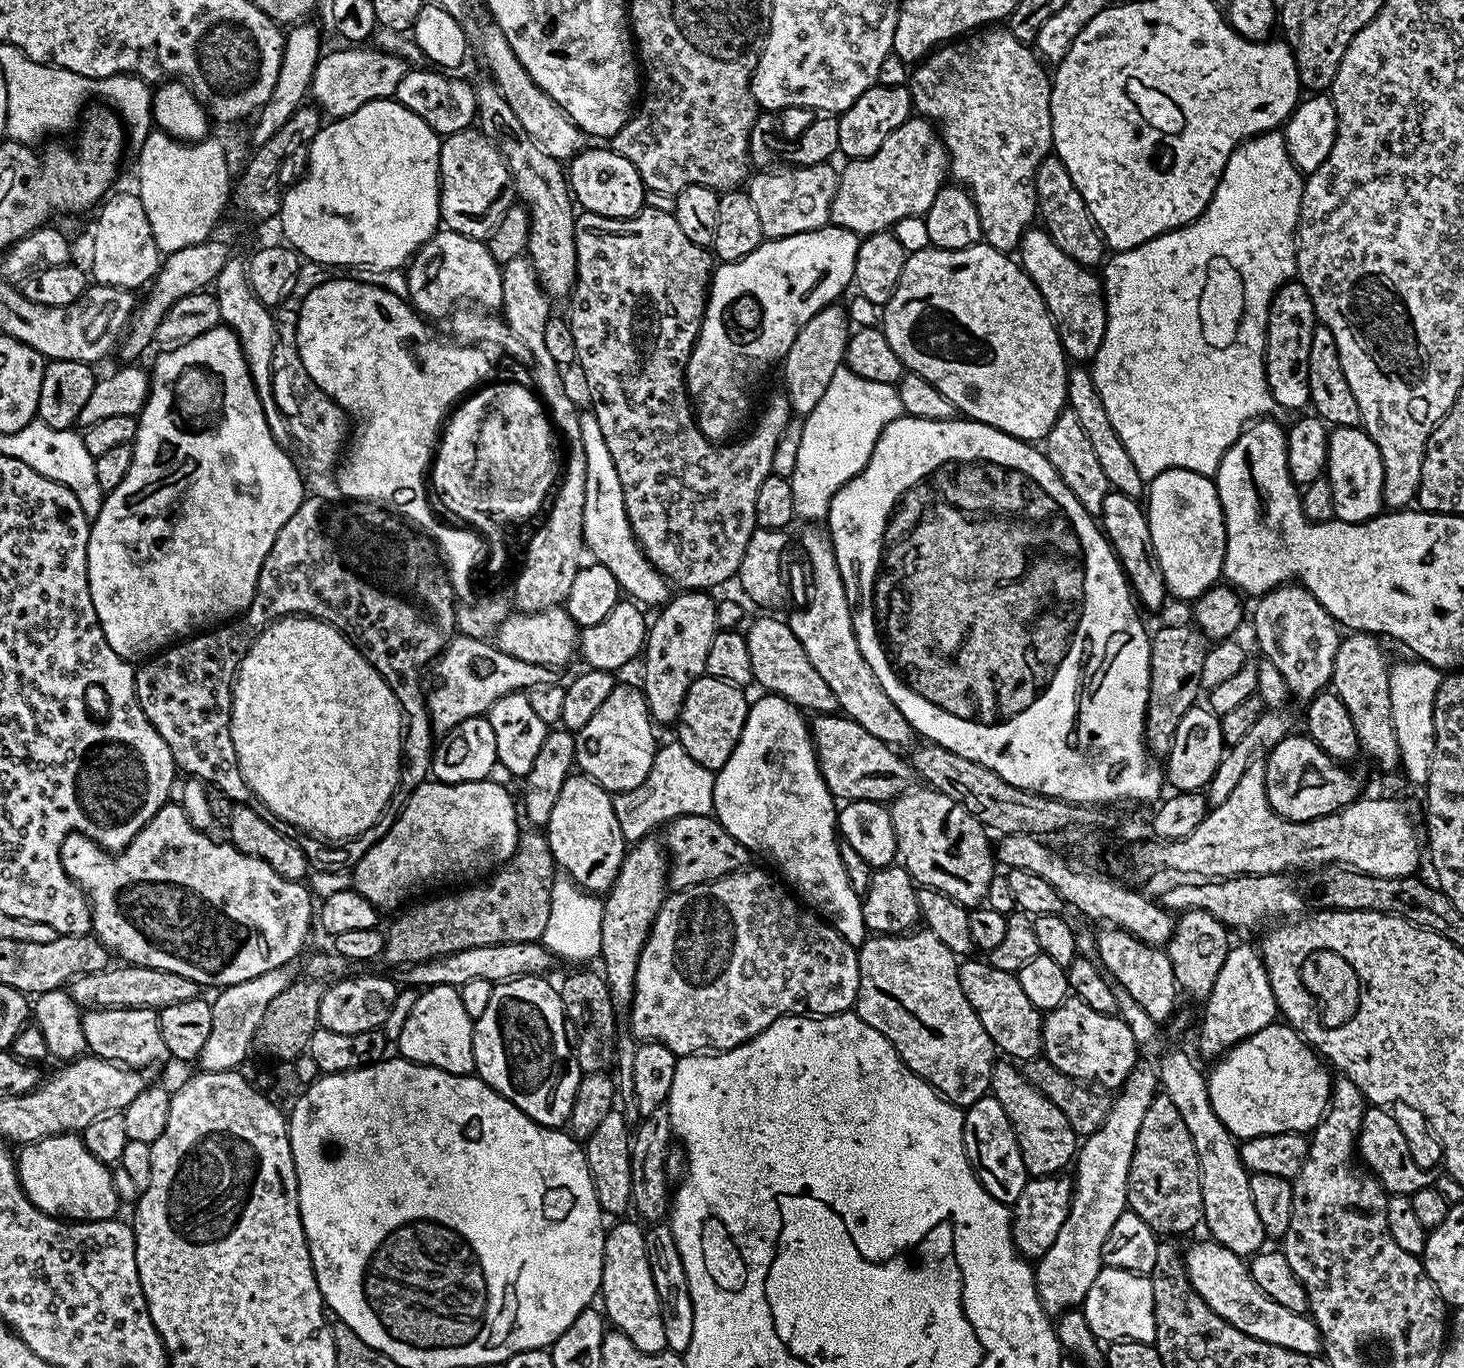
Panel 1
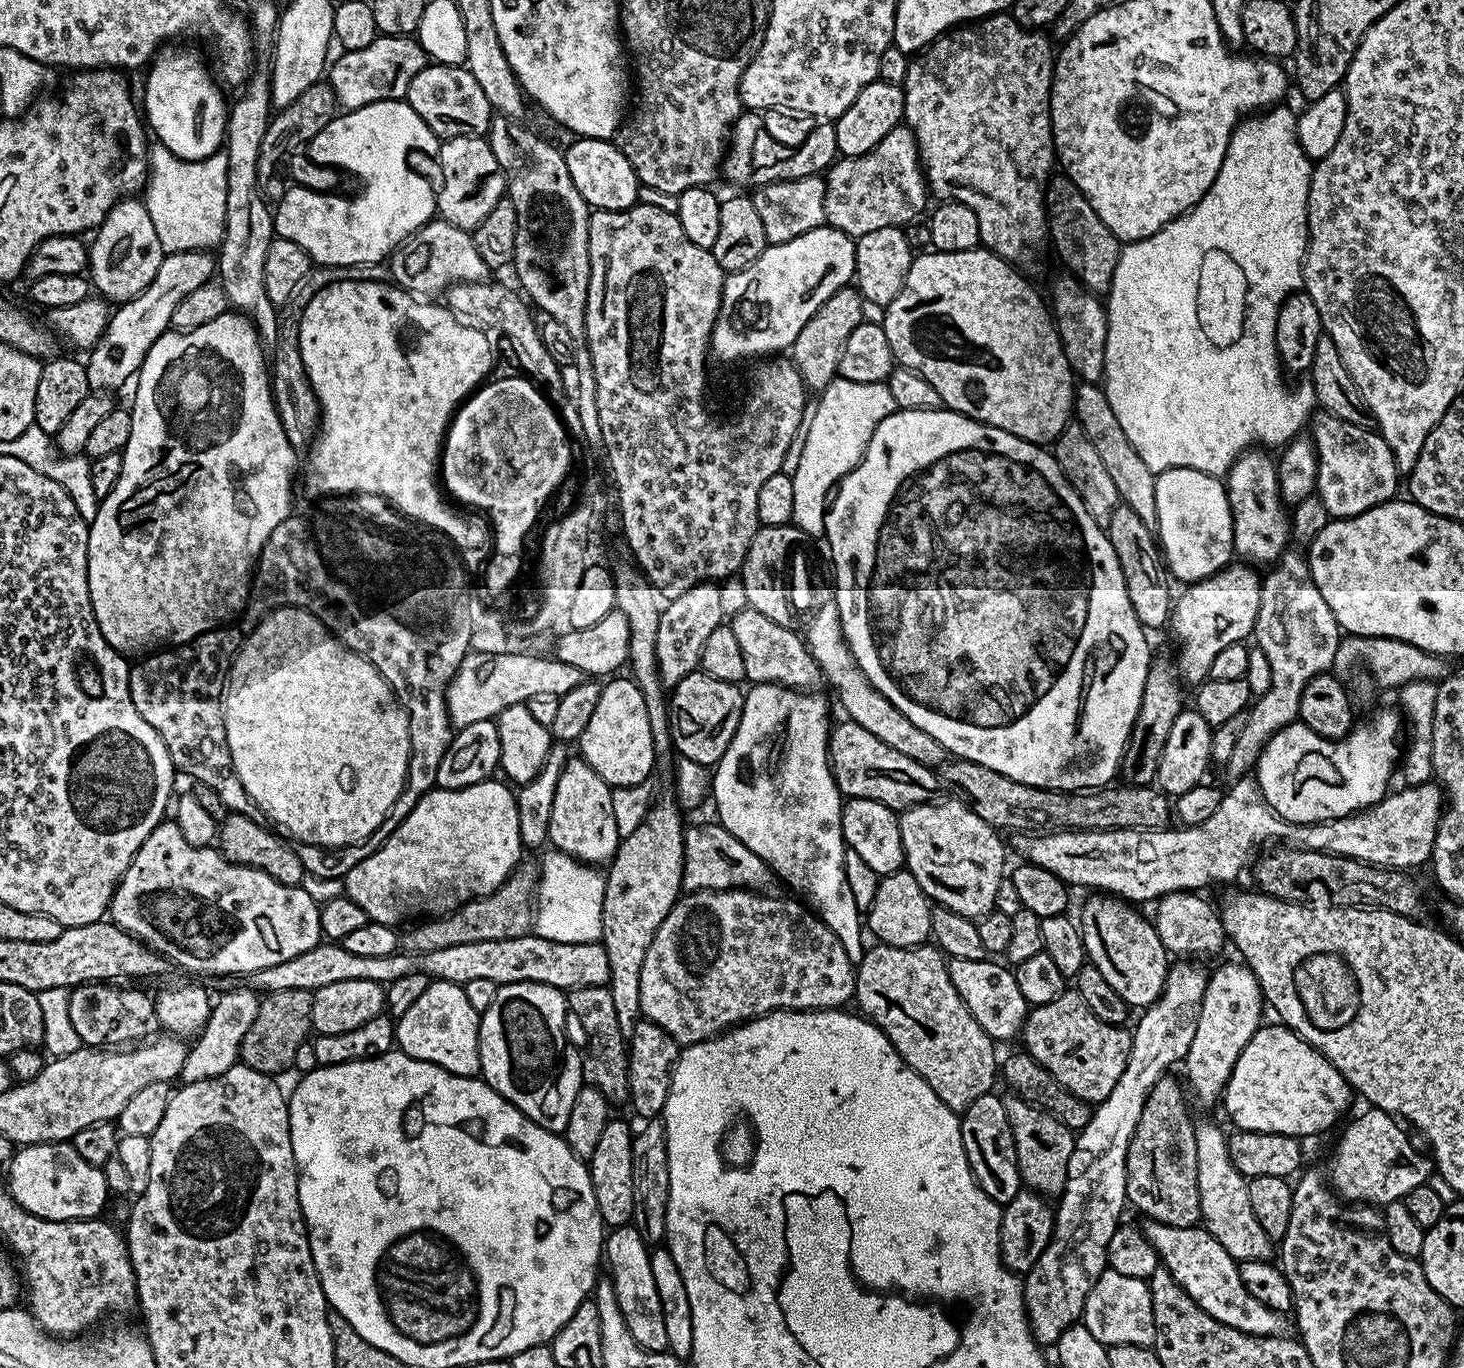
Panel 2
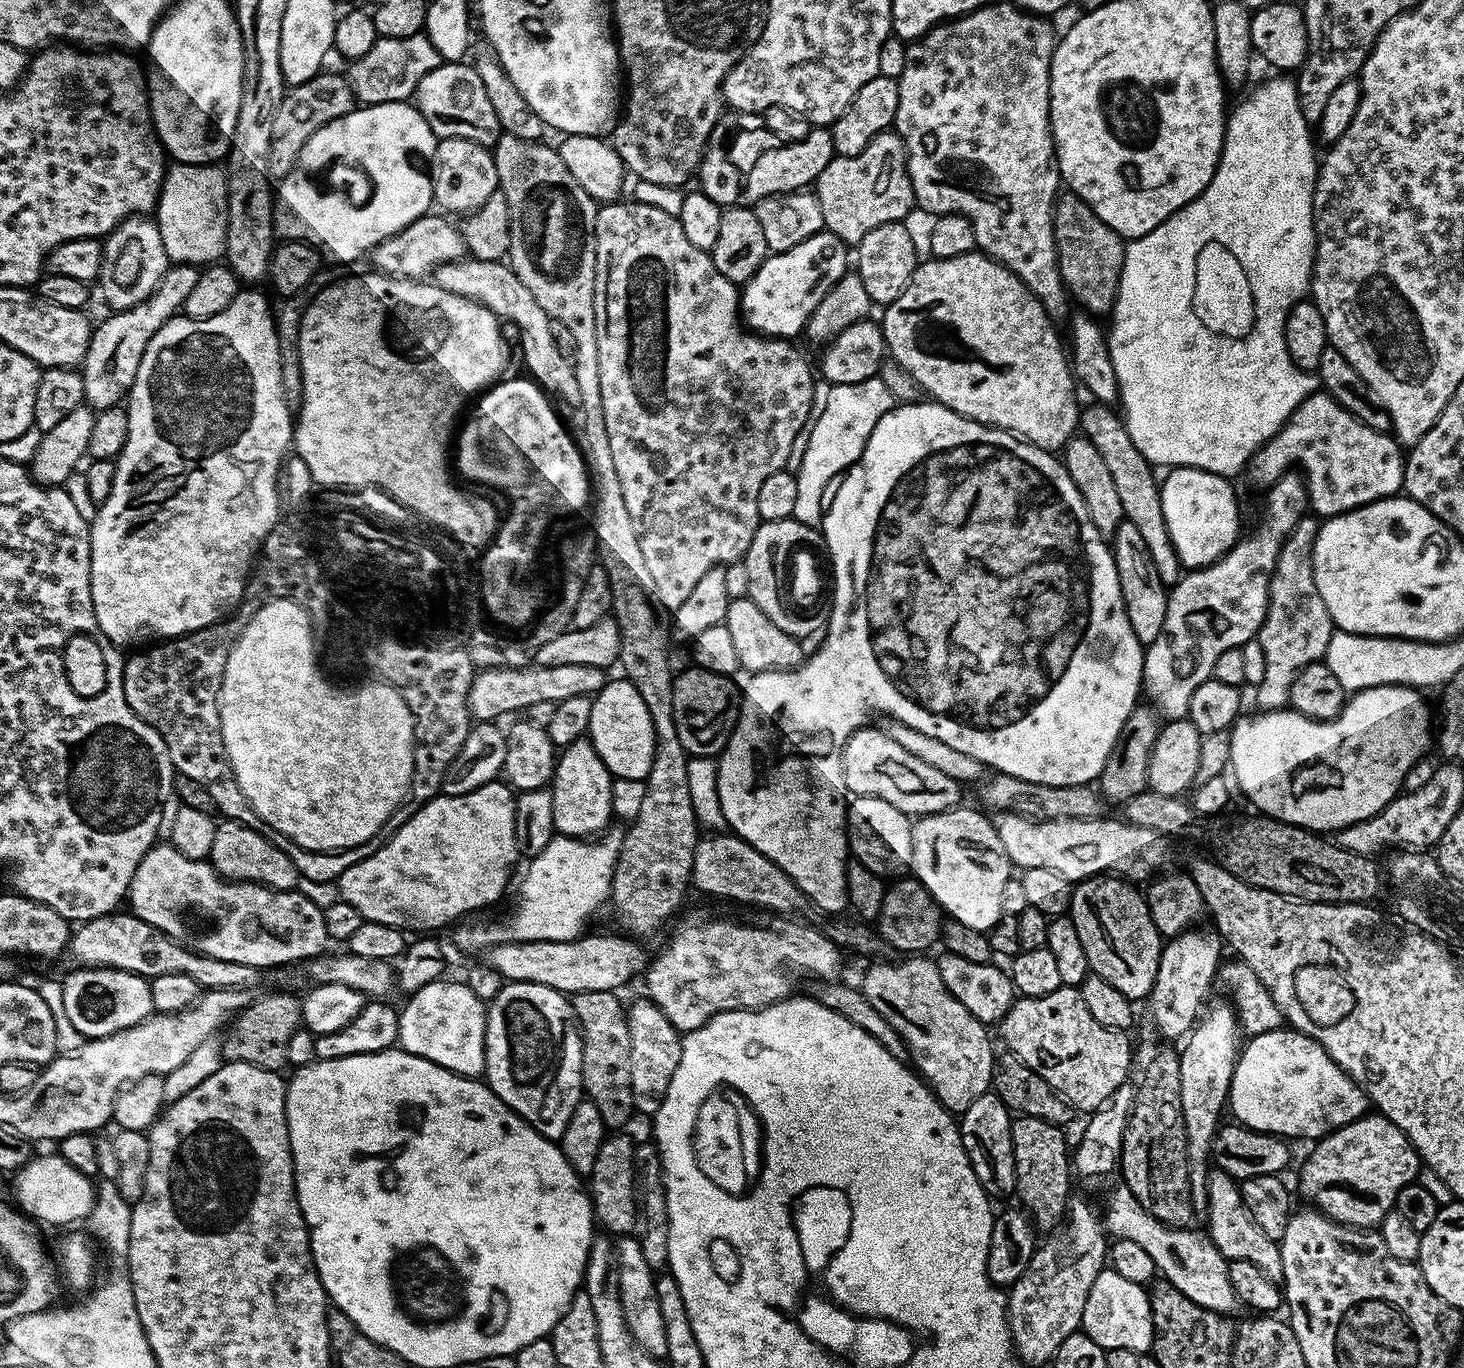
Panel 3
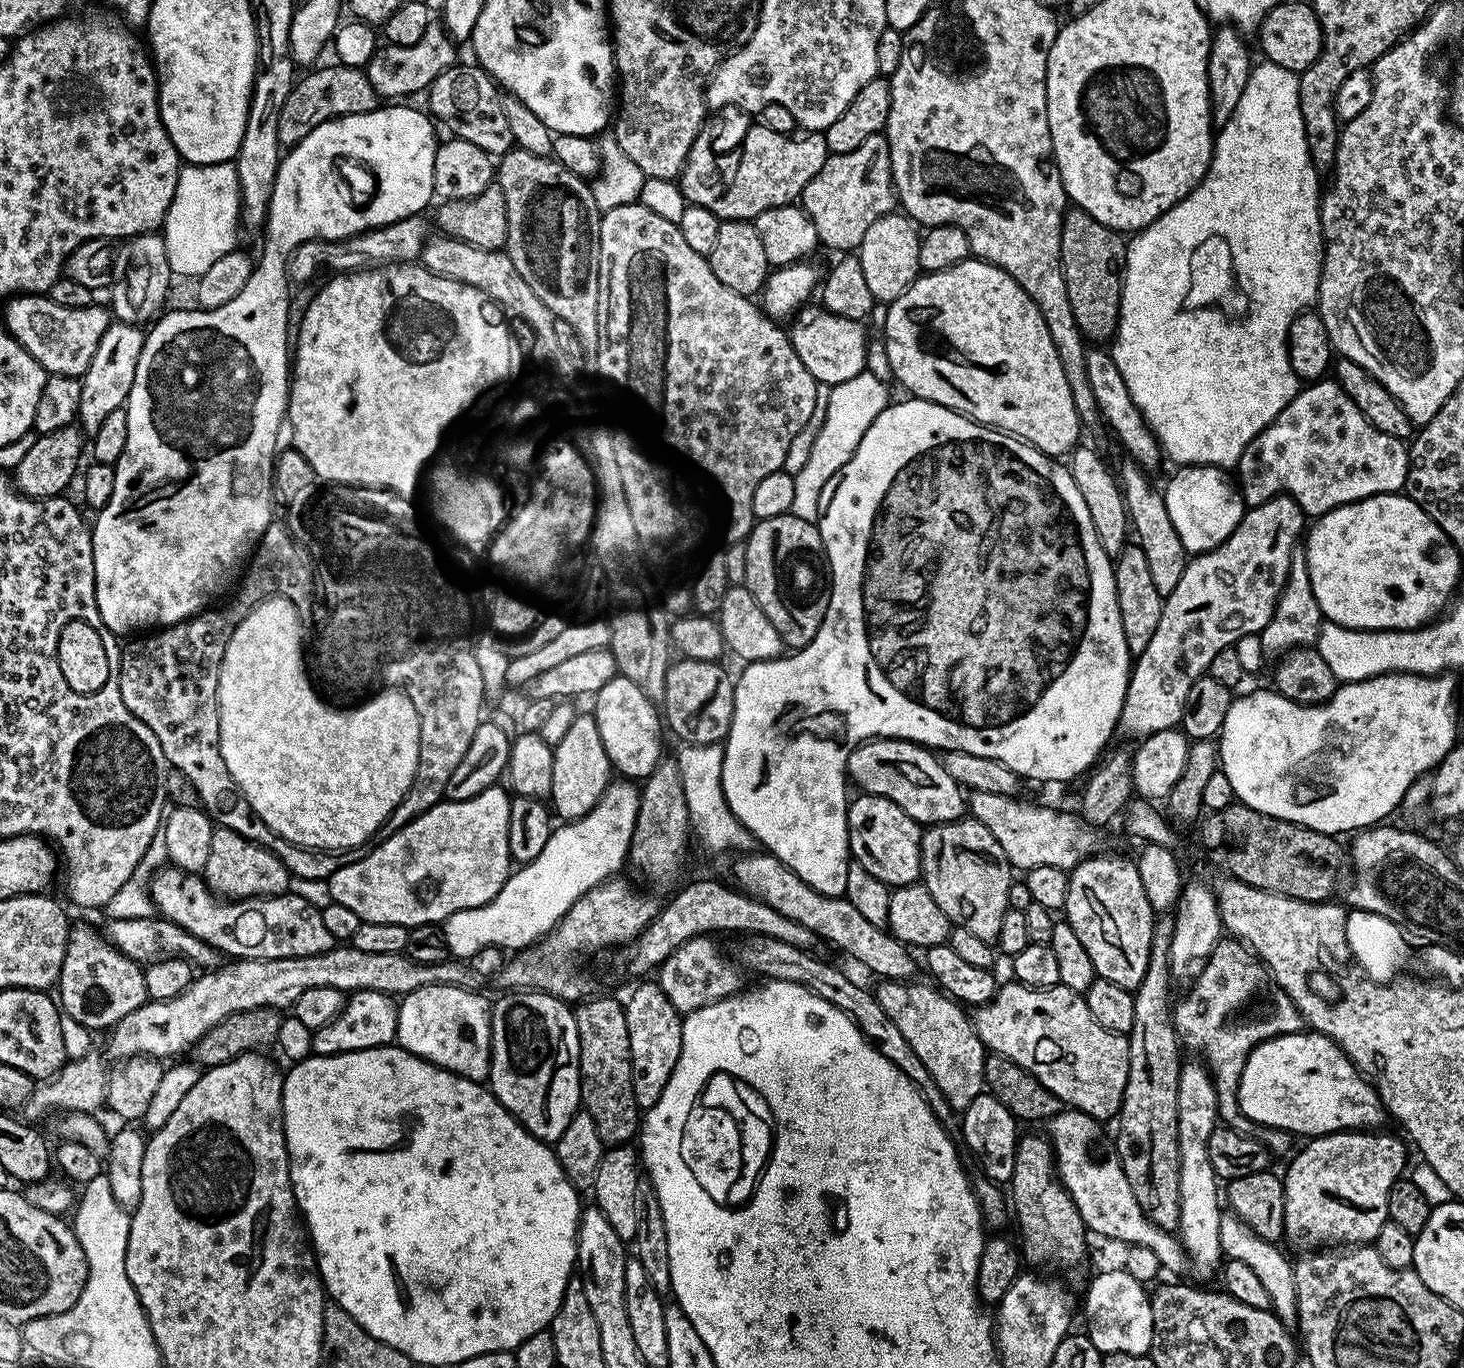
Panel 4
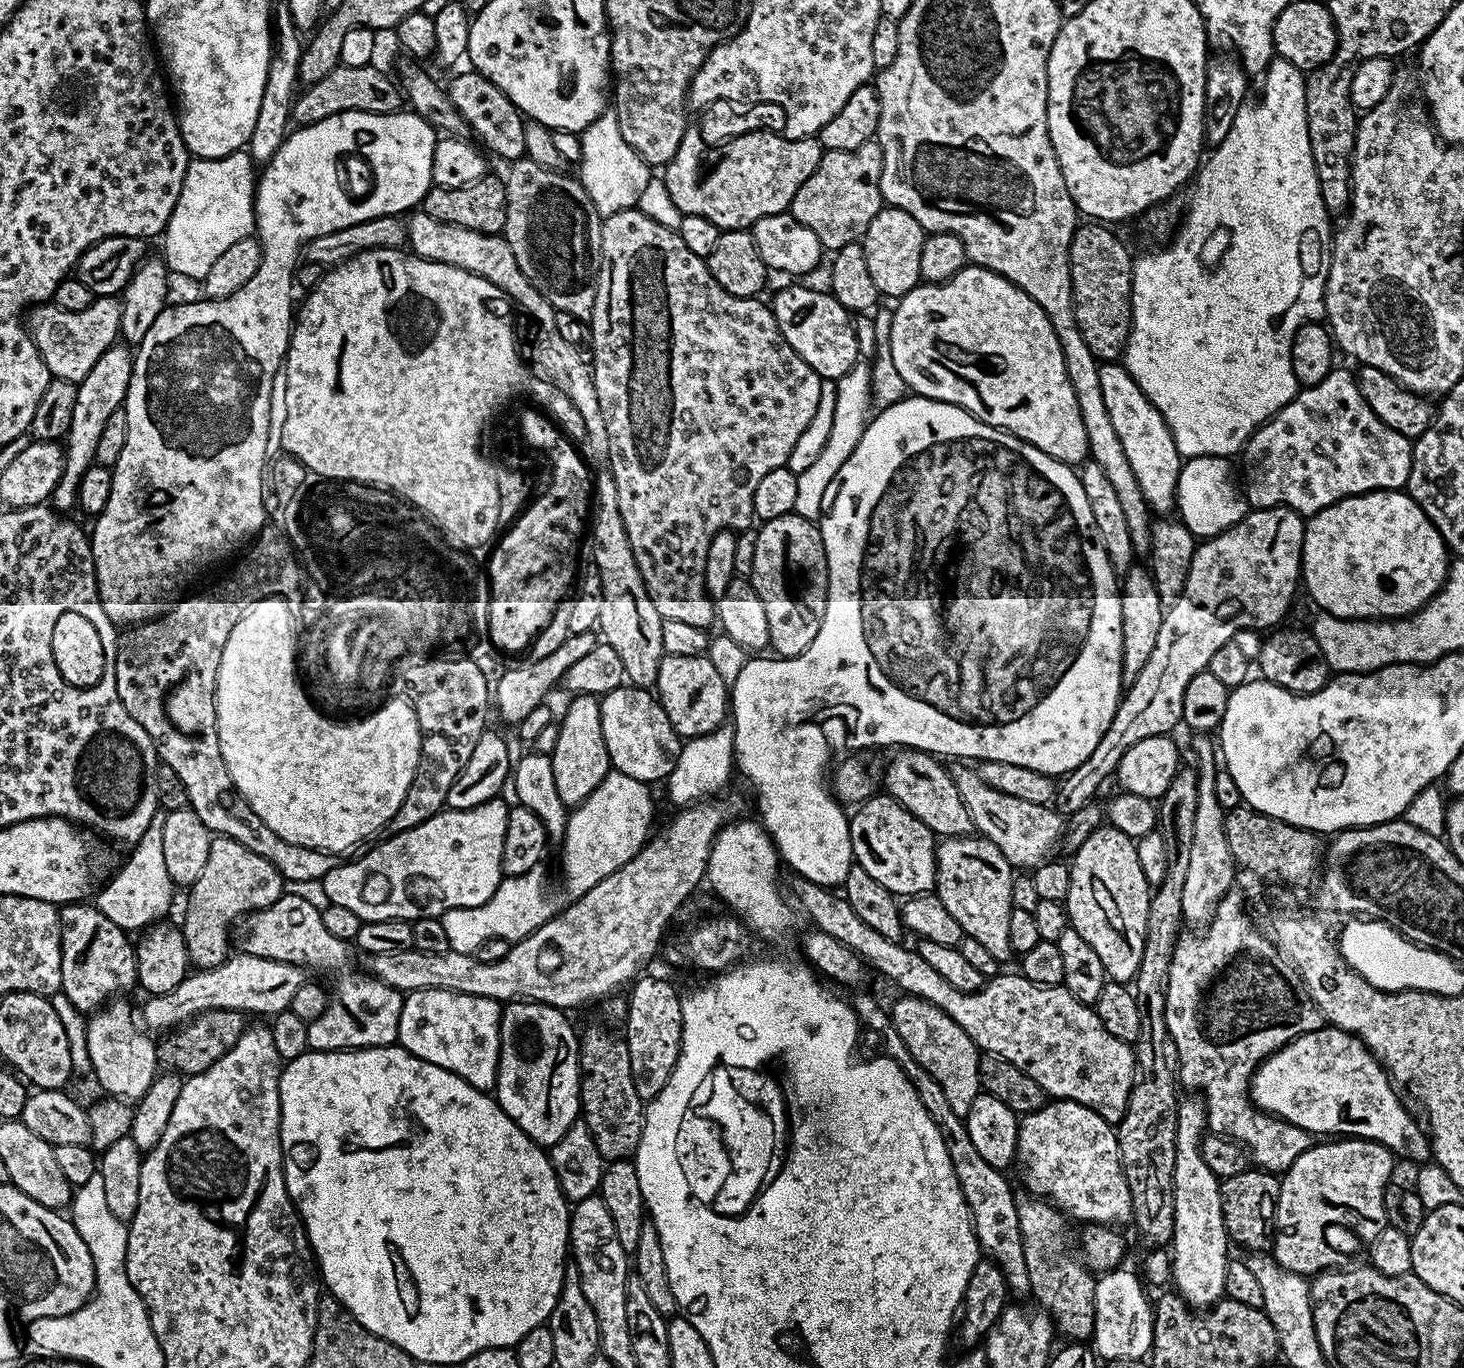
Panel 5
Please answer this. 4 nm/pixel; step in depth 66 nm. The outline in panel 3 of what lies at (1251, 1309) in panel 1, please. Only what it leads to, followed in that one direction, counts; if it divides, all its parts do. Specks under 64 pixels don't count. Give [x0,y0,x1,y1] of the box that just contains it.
[1102,1182,1238,1314]

